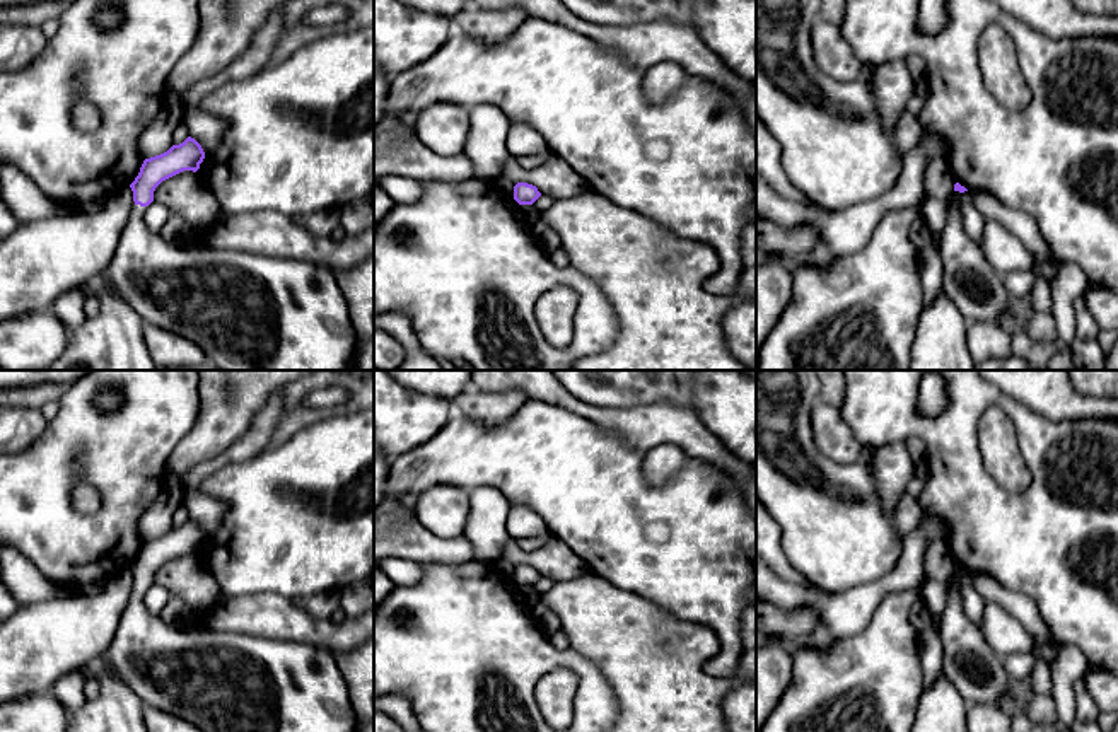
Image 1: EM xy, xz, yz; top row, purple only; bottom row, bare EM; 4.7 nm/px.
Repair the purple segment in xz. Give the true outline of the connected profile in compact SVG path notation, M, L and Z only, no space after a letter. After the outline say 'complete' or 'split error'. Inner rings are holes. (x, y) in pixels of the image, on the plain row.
M517 565L514 568L514 582L519 587L533 587L538 580L541 578L541 575L538 573L536 568L527 566L527 565Z; complete

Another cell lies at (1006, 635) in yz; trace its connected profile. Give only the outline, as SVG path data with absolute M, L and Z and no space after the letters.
M987 602L981 631L992 650L1002 659L1034 650L1034 636L1005 607Z

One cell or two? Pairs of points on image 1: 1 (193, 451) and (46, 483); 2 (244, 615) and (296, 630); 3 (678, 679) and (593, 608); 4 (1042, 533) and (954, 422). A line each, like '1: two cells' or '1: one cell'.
1: two cells
2: one cell
3: one cell
4: one cell

